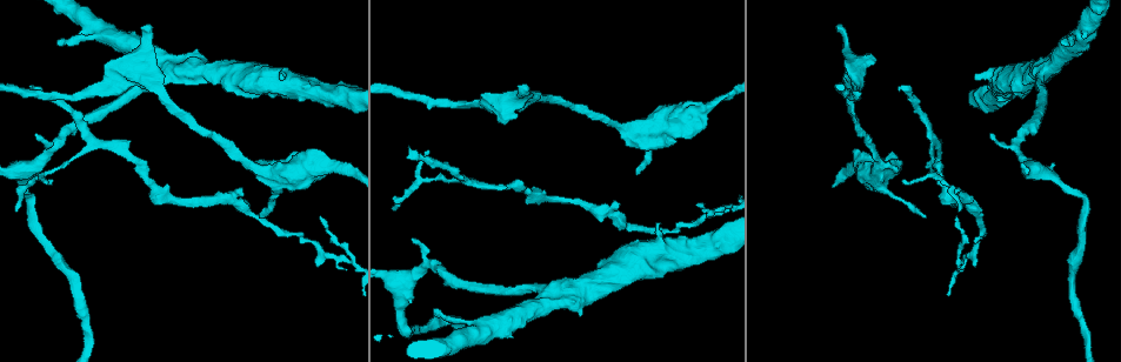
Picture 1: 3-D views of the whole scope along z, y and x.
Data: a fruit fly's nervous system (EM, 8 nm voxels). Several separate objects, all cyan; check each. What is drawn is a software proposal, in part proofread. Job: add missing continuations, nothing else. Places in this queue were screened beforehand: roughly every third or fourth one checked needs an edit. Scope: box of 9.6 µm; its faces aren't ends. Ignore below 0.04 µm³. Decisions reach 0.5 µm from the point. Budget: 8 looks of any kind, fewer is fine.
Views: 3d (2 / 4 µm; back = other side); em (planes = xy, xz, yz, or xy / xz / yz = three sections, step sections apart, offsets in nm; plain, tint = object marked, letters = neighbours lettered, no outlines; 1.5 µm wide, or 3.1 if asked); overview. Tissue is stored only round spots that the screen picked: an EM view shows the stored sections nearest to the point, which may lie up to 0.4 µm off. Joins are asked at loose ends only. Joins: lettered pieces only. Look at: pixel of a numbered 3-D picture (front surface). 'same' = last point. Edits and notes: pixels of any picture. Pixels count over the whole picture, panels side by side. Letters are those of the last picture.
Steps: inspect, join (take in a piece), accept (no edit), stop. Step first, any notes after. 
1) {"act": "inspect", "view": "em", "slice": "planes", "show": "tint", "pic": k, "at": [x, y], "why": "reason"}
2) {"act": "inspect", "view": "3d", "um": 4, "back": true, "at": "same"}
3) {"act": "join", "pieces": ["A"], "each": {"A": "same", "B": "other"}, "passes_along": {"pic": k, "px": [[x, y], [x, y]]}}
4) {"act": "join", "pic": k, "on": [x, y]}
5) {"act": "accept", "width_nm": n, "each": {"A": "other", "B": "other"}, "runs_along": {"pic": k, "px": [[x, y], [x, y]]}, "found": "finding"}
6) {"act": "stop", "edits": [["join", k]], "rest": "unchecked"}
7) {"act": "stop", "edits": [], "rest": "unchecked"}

{"act": "inspect", "view": "3d", "um": 4, "pic": 1, "at": [15, 209], "why": "tapers out"}

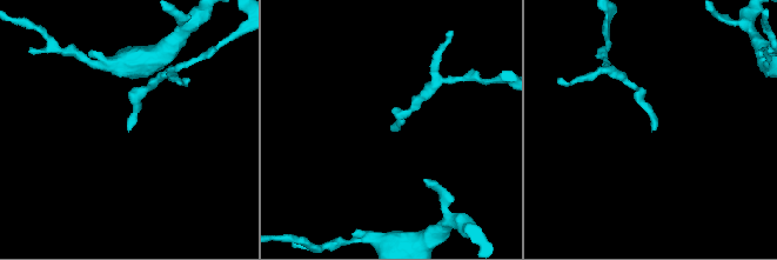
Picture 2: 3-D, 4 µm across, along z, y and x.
{"act": "inspect", "view": "em", "slice": "xy", "step": 4, "show": "letters", "pic": 2, "at": [392, 126], "why": "need the tissue"}

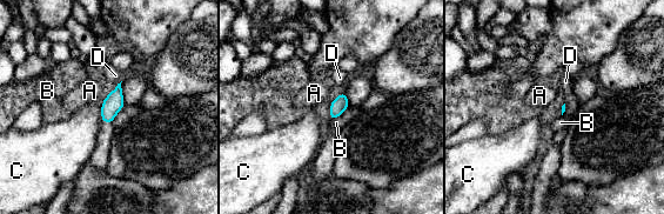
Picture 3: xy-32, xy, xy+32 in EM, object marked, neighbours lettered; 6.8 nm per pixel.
{"act": "inspect", "view": "em", "slice": "planes", "show": "letters", "at": "same", "why": "another direction"}

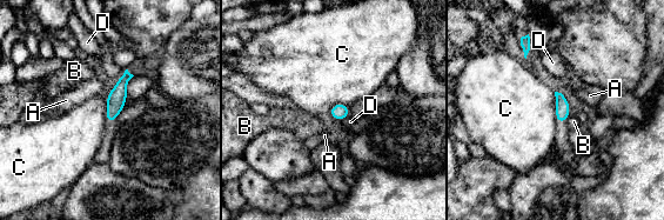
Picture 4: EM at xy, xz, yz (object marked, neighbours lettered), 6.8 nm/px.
{"act": "accept", "width_nm": 100, "each": {"A": "other", "B": "other", "C": "other", "D": "other"}, "found": "no lettered piece goes on from it"}

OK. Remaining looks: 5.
{"act": "inspect", "view": "em", "slice": "yz", "step": 4, "show": "letters", "pic": 1, "at": [32, 87], "why": "free end"}

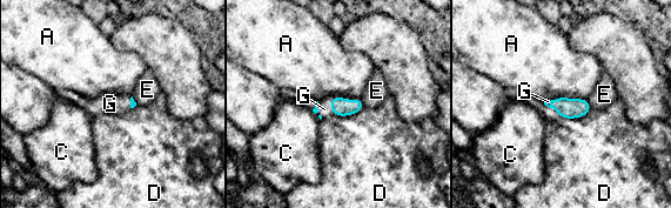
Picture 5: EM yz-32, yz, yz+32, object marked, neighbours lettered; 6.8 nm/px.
{"act": "inspect", "view": "em", "slice": "planes", "show": "letters", "at": "same"}

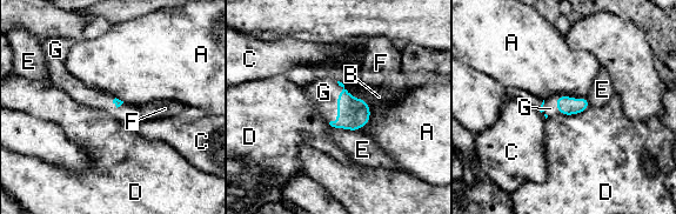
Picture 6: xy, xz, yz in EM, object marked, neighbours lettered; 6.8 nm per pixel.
{"act": "join", "pieces": ["G"], "each": {"A": "other", "B": "other", "C": "other", "D": "other", "E": "other", "F": "other", "G": "same"}, "passes_along": {"pic": 6, "px": [[353, 113], [338, 104], [323, 92]]}, "found": "it goes on there"}

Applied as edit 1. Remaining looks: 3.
{"act": "inspect", "view": "overview"}

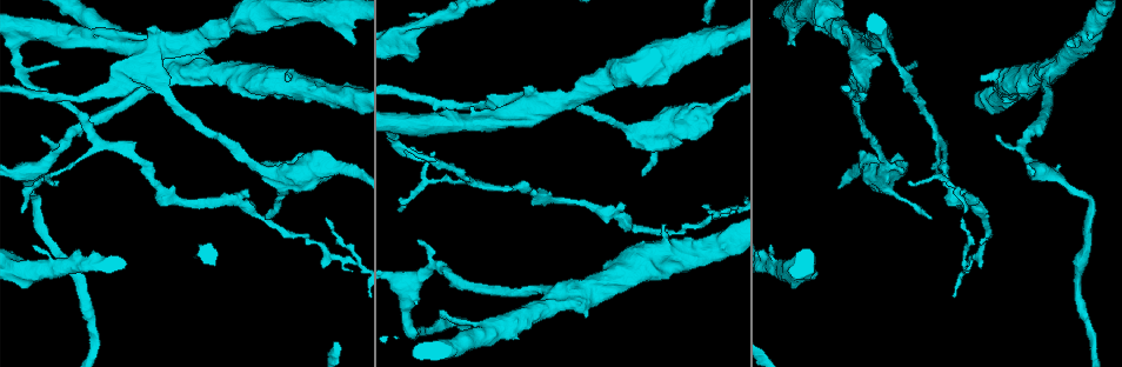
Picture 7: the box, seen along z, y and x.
{"act": "inspect", "view": "em", "slice": "yz", "step": 4, "show": "tint", "pic": 7, "at": [982, 79], "why": "an open end"}

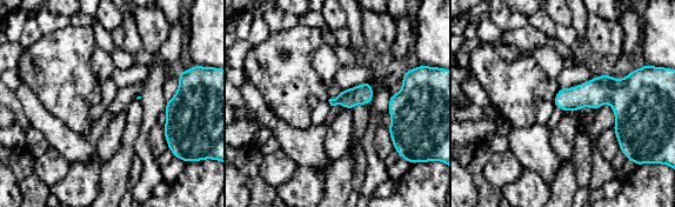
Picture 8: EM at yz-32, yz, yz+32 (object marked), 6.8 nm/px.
{"act": "inspect", "view": "em", "slice": "planes", "show": "letters", "at": "same", "why": "cut it another way"}

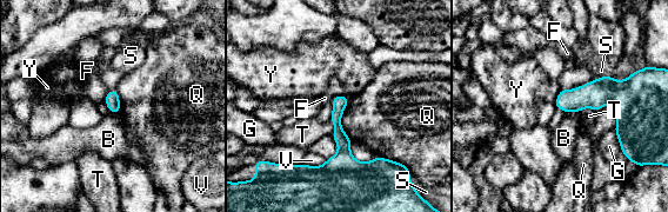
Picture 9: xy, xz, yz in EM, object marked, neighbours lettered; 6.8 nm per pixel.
{"act": "accept", "each": {"B": "other", "F": "other", "G": "other", "Q": "other", "S": "other", "T": "other", "V": "other", "Y": "other"}, "border": {"pic": 9, "px": [[348, 101], [341, 126], [353, 143]]}, "found": "none of them fits"}

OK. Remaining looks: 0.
{"act": "stop", "edits": [["join", 6]], "rest": "unchecked"}

